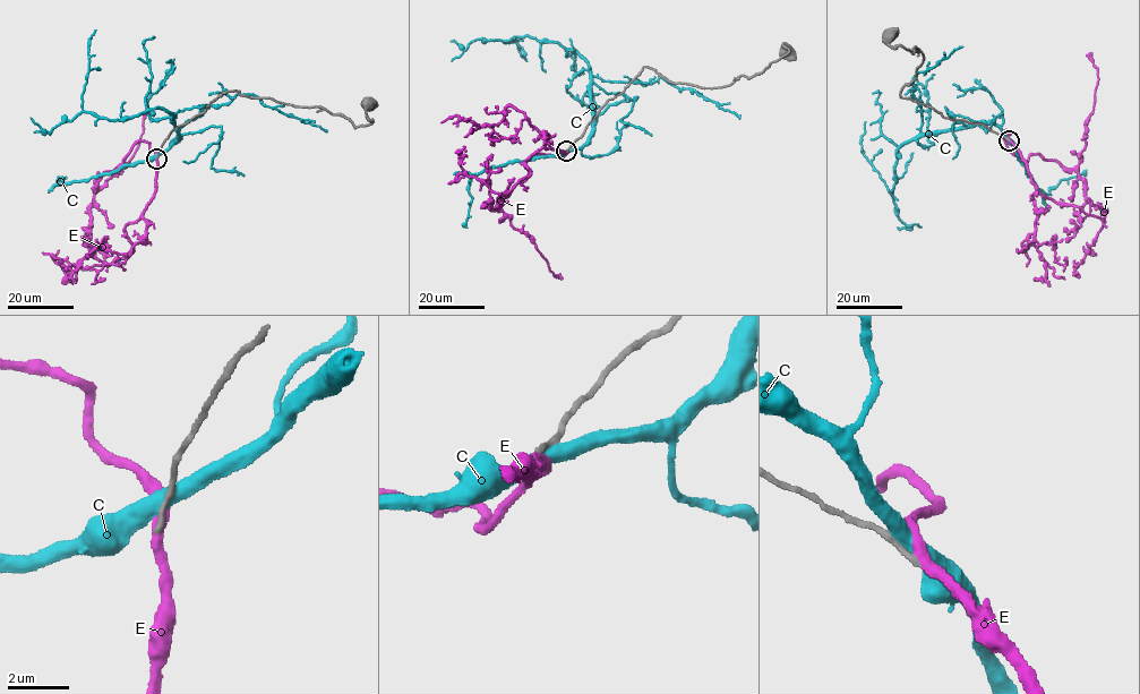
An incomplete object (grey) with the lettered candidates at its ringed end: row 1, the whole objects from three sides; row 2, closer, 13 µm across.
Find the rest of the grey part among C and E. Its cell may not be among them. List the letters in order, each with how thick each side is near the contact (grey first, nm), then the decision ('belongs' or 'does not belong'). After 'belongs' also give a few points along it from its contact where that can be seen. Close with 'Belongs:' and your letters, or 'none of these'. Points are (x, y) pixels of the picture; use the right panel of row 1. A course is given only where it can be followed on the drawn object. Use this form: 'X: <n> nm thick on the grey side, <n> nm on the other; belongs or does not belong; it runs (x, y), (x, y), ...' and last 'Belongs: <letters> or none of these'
C: 240 nm thick on the grey side, 480 nm on the other; does not belong
E: 190 nm thick on the grey side, 360 nm on the other; does not belong
Belongs: none of these

